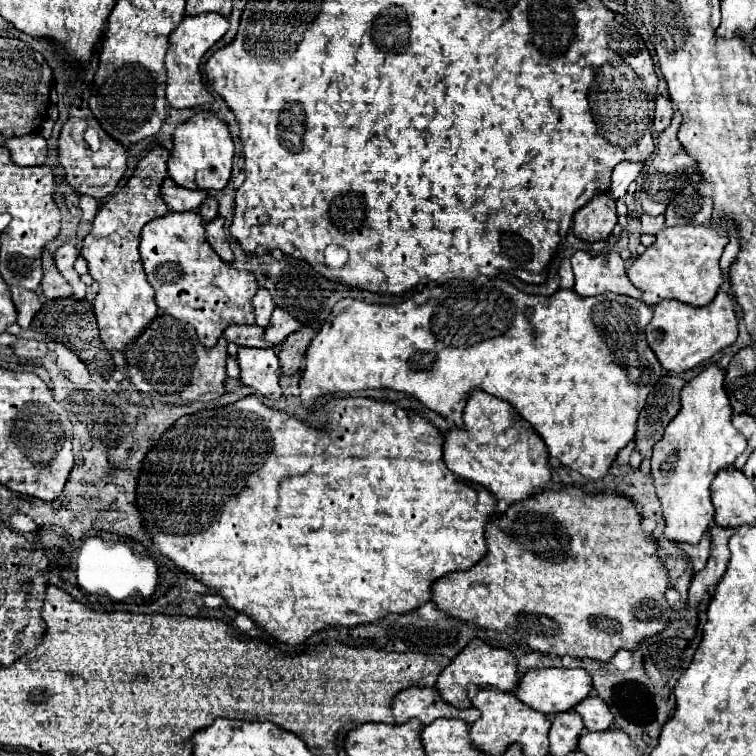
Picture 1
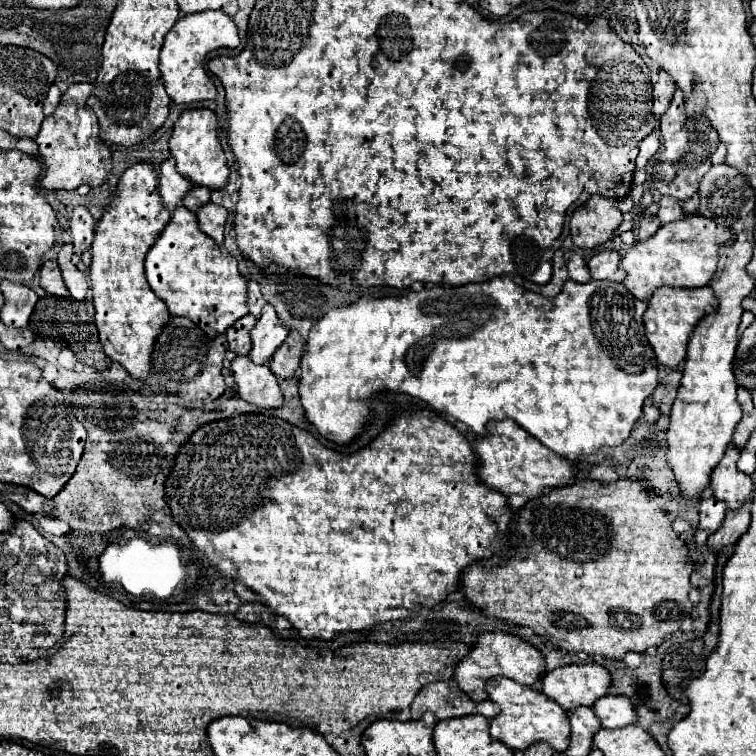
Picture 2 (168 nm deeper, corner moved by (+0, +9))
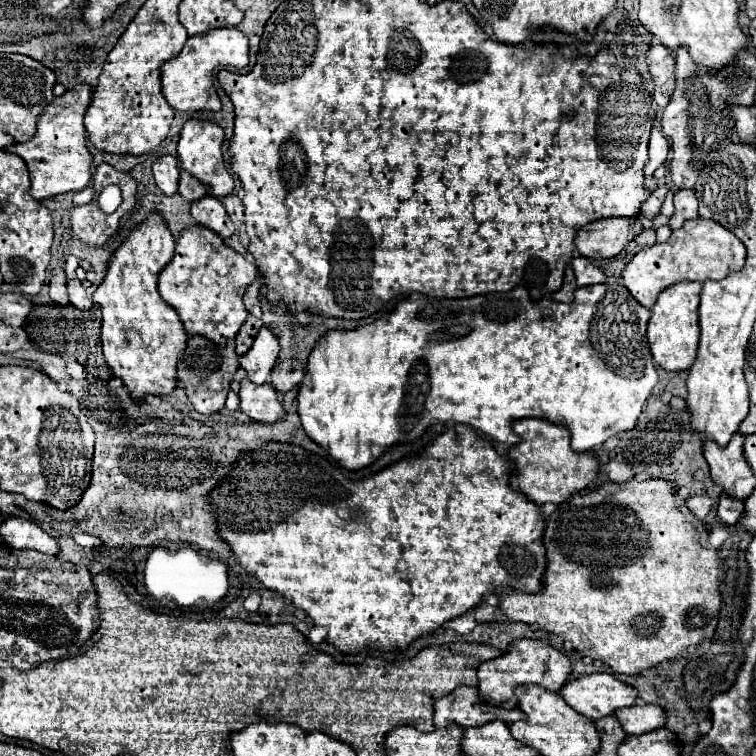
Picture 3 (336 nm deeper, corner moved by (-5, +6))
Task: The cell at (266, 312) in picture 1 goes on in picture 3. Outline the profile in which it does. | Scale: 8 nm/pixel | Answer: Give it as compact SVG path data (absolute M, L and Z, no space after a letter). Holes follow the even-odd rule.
M253 284L253 286L249 286L247 288L247 292L245 292L245 308L251 312L251 314L255 314L255 316L261 316L261 308L259 308L259 296L257 296L259 292L257 292L257 286Z

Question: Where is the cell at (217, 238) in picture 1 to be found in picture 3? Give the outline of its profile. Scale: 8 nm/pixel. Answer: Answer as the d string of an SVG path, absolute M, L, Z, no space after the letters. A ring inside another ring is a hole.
M205 196L191 204L191 216L205 228L219 234L223 240L227 240L235 228L233 222L225 210L225 206L215 196Z

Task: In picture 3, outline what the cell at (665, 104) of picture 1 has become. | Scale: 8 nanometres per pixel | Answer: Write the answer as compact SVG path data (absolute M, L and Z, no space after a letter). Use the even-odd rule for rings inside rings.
M661 44L651 46L649 50L649 72L655 80L655 92L653 100L663 110L669 104L669 98L675 90L675 58L669 54L669 50Z

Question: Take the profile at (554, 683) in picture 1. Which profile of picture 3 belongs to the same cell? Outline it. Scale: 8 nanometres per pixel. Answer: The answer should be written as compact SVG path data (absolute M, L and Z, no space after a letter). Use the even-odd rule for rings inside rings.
M607 672L583 674L565 682L559 694L575 712L589 720L599 720L621 706L631 706L637 698L637 690L633 686L619 682Z

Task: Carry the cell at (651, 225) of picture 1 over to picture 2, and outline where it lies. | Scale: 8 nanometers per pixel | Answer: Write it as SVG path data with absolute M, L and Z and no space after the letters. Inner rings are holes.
M662 197L660 199L660 211L656 213L656 217L660 219L660 223L672 223L672 221L678 221L682 219L686 213L682 209L682 203L672 199L672 197Z

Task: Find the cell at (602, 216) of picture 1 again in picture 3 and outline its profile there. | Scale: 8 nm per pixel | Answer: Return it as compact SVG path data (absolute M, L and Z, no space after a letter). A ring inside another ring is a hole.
M601 218L577 232L575 246L577 252L585 258L613 258L641 230L643 226L637 218Z

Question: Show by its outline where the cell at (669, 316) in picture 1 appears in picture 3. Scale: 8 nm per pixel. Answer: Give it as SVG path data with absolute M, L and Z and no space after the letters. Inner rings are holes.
M681 282L665 288L655 306L651 308L651 318L647 324L647 340L655 362L665 370L687 370L691 368L697 356L699 344L699 296L701 282Z

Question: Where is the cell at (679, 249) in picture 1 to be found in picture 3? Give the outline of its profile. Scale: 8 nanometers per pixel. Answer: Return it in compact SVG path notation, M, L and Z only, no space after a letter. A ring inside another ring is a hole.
M705 218L687 220L681 228L671 232L671 238L665 244L653 244L637 252L623 270L623 282L633 294L633 298L651 308L661 290L683 280L723 280L731 270L739 270L745 264L745 246L743 242L725 230L721 224Z

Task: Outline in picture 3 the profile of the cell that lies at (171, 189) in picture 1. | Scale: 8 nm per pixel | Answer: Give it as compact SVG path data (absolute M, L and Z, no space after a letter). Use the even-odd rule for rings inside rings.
M171 154L161 156L153 164L153 178L155 178L155 182L157 182L157 186L161 188L163 194L167 194L167 196L177 194L177 178L179 178L177 158L171 156Z

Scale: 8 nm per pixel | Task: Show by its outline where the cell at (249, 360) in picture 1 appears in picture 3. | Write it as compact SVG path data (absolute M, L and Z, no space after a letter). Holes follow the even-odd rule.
M247 378L241 380L241 410L255 422L275 422L283 418L285 408L277 400L277 390L271 384L255 384Z

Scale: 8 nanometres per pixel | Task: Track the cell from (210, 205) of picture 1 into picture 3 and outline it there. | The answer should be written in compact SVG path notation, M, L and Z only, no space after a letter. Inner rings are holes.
M181 170L181 180L179 180L179 194L187 200L187 202L197 202L203 196L207 196L205 186L201 186L201 182L197 182L197 178L193 178L191 174L187 174L185 170Z

